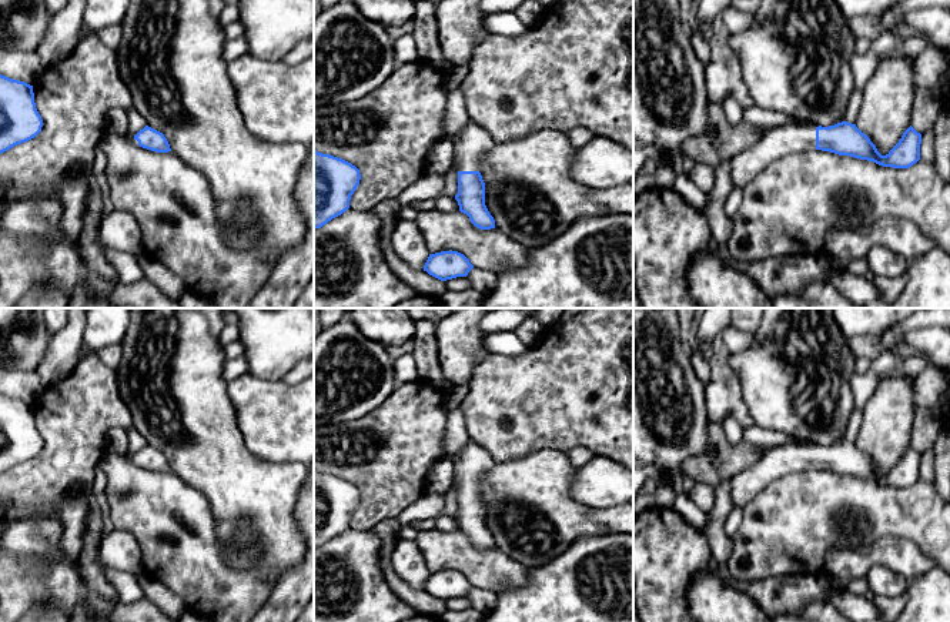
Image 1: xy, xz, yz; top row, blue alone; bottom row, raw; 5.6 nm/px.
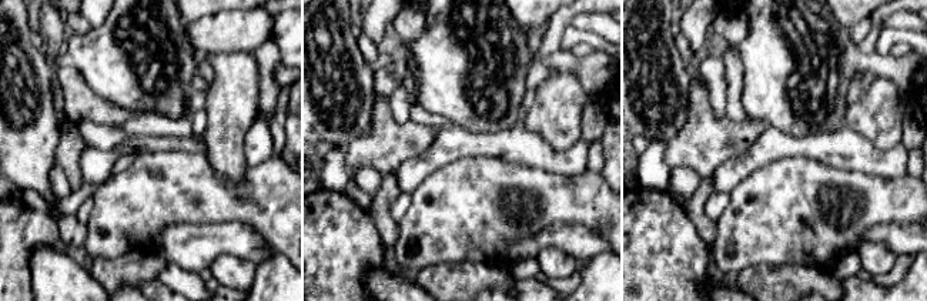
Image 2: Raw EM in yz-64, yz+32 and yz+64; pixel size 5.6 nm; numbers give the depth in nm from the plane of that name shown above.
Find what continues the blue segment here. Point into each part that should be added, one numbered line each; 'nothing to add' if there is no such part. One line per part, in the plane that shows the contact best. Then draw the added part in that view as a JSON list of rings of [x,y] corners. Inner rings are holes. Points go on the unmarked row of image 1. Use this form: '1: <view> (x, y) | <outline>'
1: yz (789, 458) | [[[785,444],[769,448],[757,462],[729,479],[733,506],[743,508],[770,482],[785,475],[810,469],[816,469],[814,445]]]

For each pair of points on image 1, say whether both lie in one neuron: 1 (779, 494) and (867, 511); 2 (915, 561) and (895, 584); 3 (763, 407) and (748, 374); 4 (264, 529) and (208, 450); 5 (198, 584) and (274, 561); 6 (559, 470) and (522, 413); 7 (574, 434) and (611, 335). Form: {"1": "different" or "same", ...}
{"1": "same", "2": "different", "3": "same", "4": "same", "5": "different", "6": "different", "7": "same"}

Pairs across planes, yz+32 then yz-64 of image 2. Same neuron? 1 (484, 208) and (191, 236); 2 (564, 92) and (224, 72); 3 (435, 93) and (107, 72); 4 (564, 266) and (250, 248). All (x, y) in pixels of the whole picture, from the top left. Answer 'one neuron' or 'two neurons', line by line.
1: two neurons
2: one neuron
3: one neuron
4: two neurons

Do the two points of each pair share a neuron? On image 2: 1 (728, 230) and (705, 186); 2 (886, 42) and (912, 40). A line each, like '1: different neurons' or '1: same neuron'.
1: different neurons
2: same neuron

